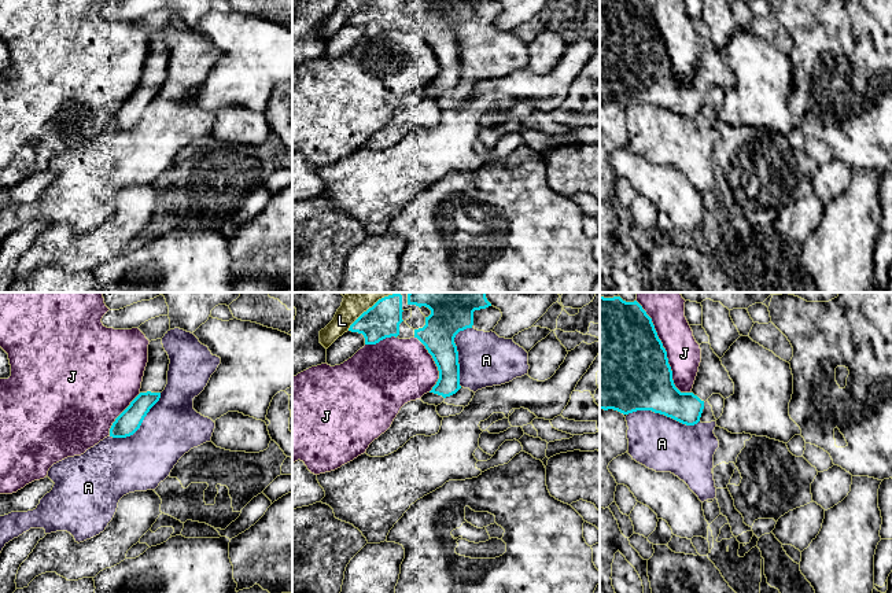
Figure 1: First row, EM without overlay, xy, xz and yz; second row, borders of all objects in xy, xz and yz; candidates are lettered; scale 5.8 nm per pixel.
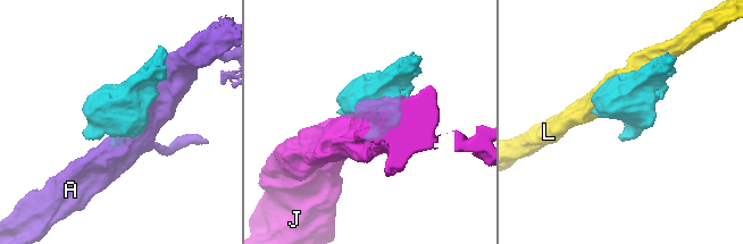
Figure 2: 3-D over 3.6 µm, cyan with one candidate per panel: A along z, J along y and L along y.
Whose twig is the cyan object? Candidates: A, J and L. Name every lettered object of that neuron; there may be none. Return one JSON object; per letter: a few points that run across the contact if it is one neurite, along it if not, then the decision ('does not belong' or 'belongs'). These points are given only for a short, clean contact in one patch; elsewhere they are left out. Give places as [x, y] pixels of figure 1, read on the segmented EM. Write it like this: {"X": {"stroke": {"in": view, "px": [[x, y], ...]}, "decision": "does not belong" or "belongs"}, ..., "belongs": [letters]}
{"A": {"decision": "does not belong"}, "J": {"decision": "does not belong"}, "L": {"decision": "does not belong"}, "belongs": []}

